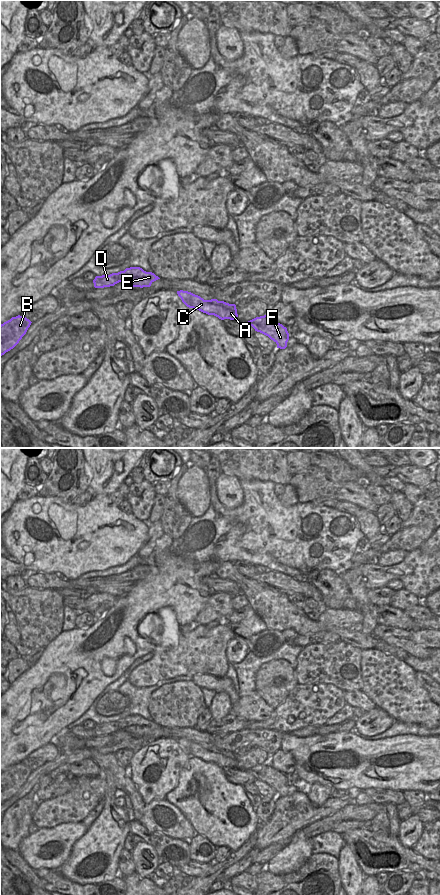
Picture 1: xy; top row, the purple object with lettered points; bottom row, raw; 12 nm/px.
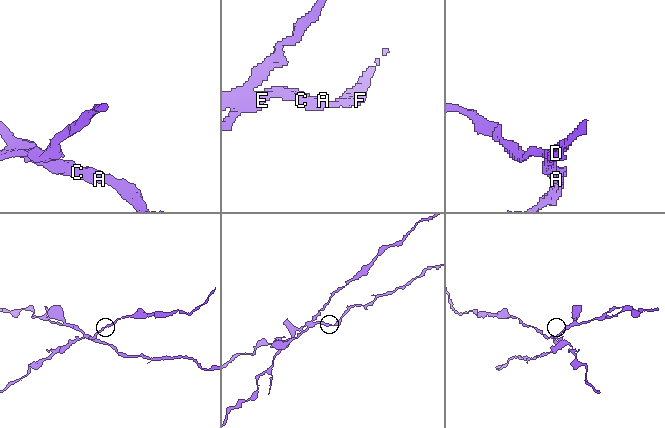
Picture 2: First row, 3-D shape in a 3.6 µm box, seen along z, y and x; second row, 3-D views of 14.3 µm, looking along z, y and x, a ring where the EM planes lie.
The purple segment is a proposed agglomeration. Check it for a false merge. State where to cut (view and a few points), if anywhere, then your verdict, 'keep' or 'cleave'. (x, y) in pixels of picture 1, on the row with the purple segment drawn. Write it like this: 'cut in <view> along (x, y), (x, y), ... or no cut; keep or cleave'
cut in xy along (117, 273), (119, 281); cleave

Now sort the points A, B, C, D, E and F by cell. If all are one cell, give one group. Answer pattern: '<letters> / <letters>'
A C E F / B D

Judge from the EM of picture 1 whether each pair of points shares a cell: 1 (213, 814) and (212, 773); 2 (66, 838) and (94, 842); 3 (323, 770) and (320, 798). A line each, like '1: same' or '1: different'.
1: same
2: different
3: different

